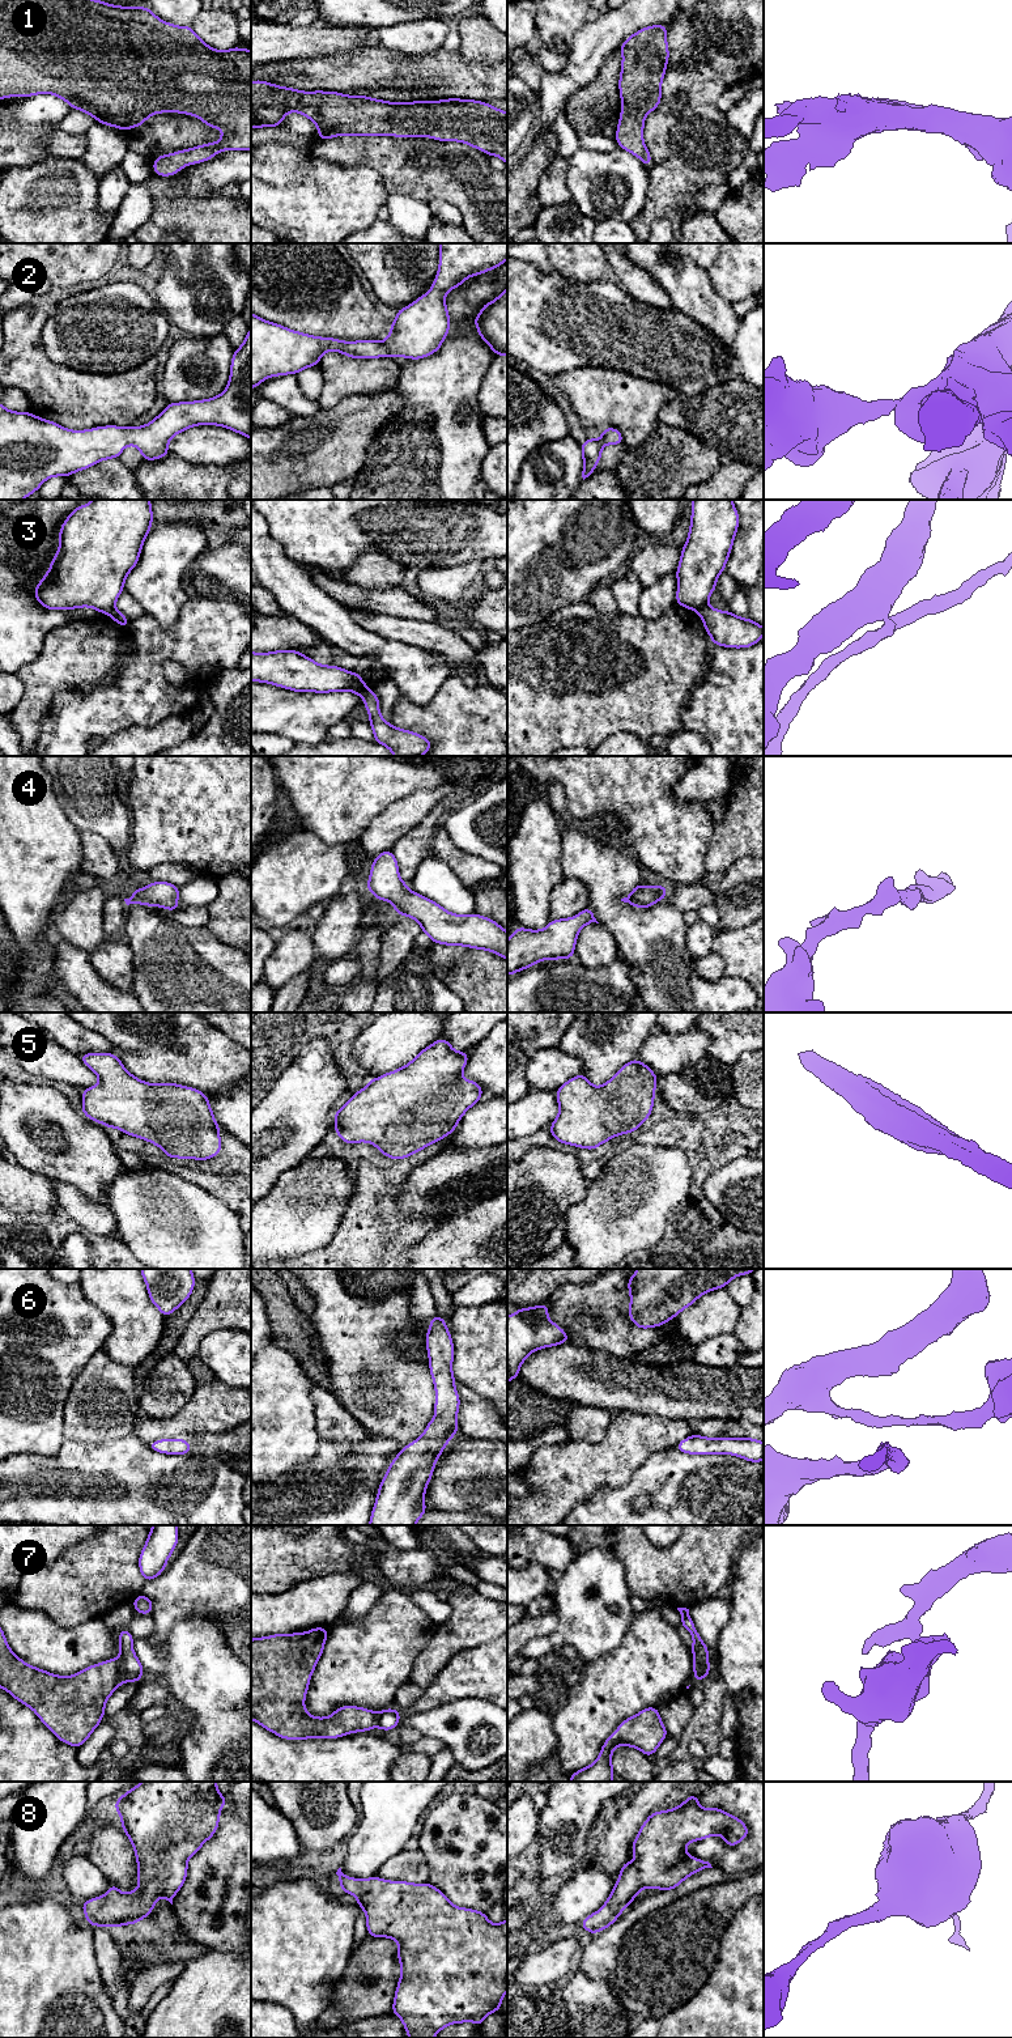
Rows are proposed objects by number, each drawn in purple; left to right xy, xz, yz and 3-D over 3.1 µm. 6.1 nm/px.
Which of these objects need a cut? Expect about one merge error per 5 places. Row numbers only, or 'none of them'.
3, 7

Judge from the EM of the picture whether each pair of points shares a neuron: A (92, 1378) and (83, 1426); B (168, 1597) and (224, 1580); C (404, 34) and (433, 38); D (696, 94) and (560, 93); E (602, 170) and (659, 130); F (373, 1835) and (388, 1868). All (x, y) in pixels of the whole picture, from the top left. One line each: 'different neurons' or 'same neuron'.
A: same neuron
B: same neuron
C: same neuron
D: different neurons
E: different neurons
F: different neurons

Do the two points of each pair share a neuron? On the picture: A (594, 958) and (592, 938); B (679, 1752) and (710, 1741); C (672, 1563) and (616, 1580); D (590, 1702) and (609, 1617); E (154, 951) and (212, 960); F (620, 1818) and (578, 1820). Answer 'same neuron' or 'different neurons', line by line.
A: same neuron
B: same neuron
C: different neurons
D: different neurons
E: same neuron
F: different neurons

